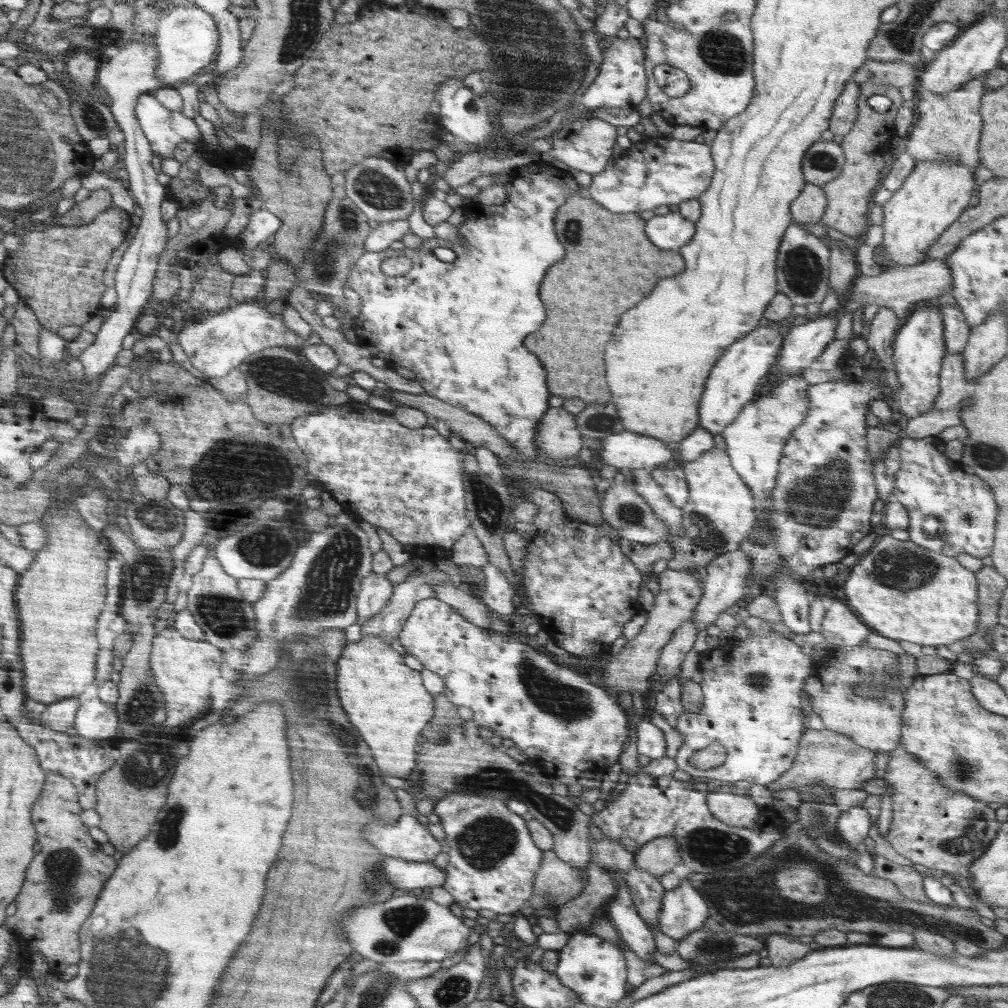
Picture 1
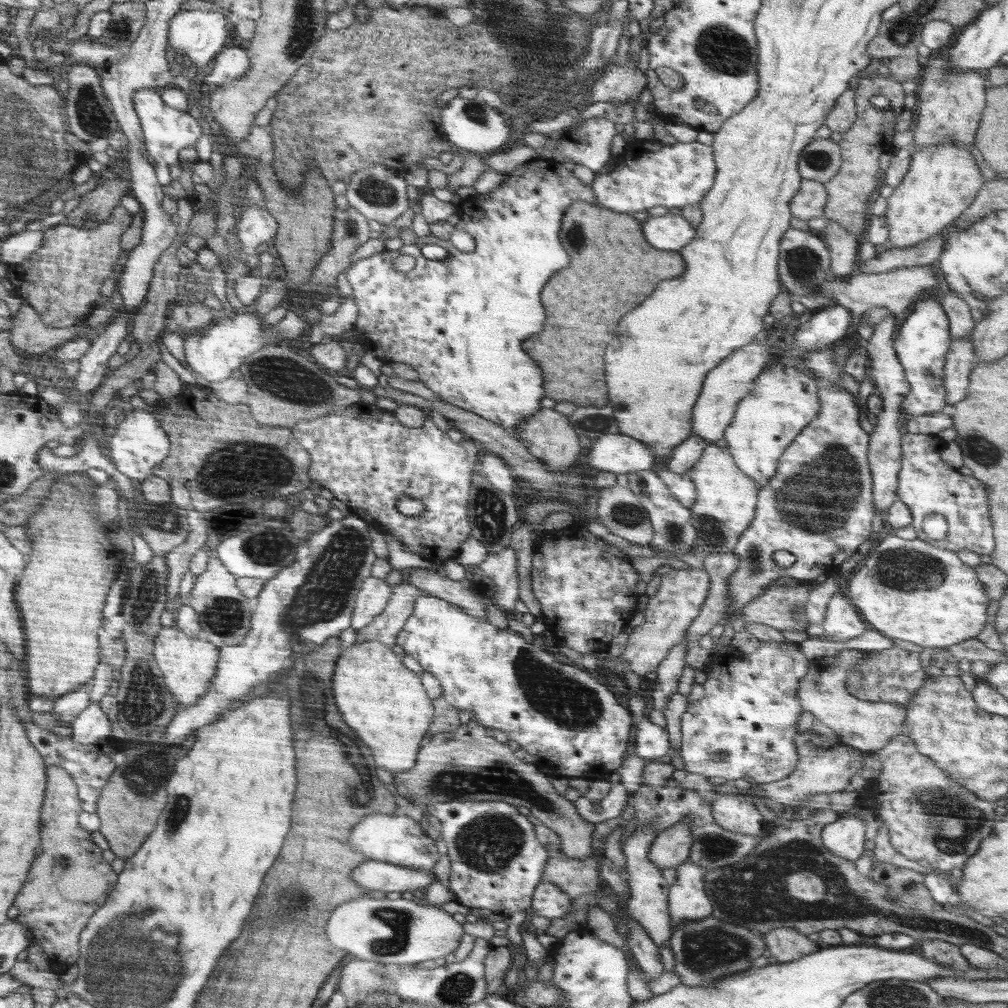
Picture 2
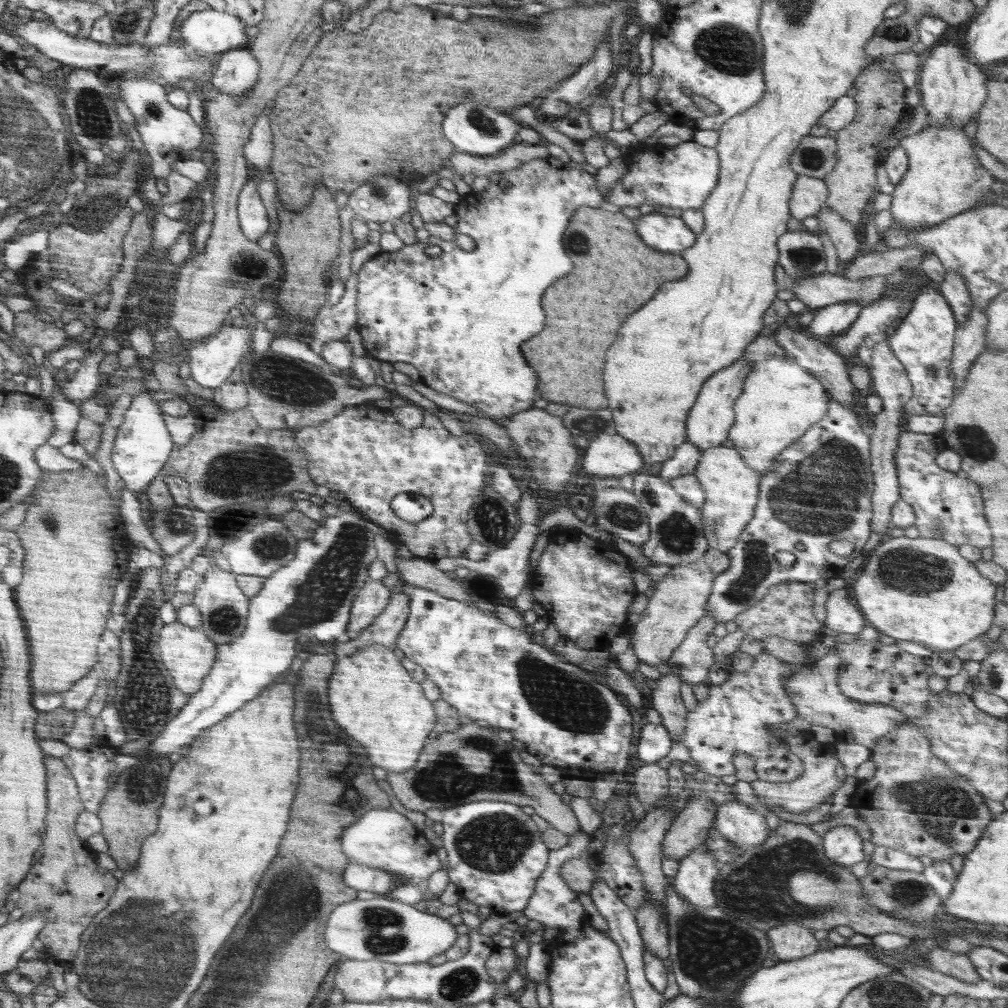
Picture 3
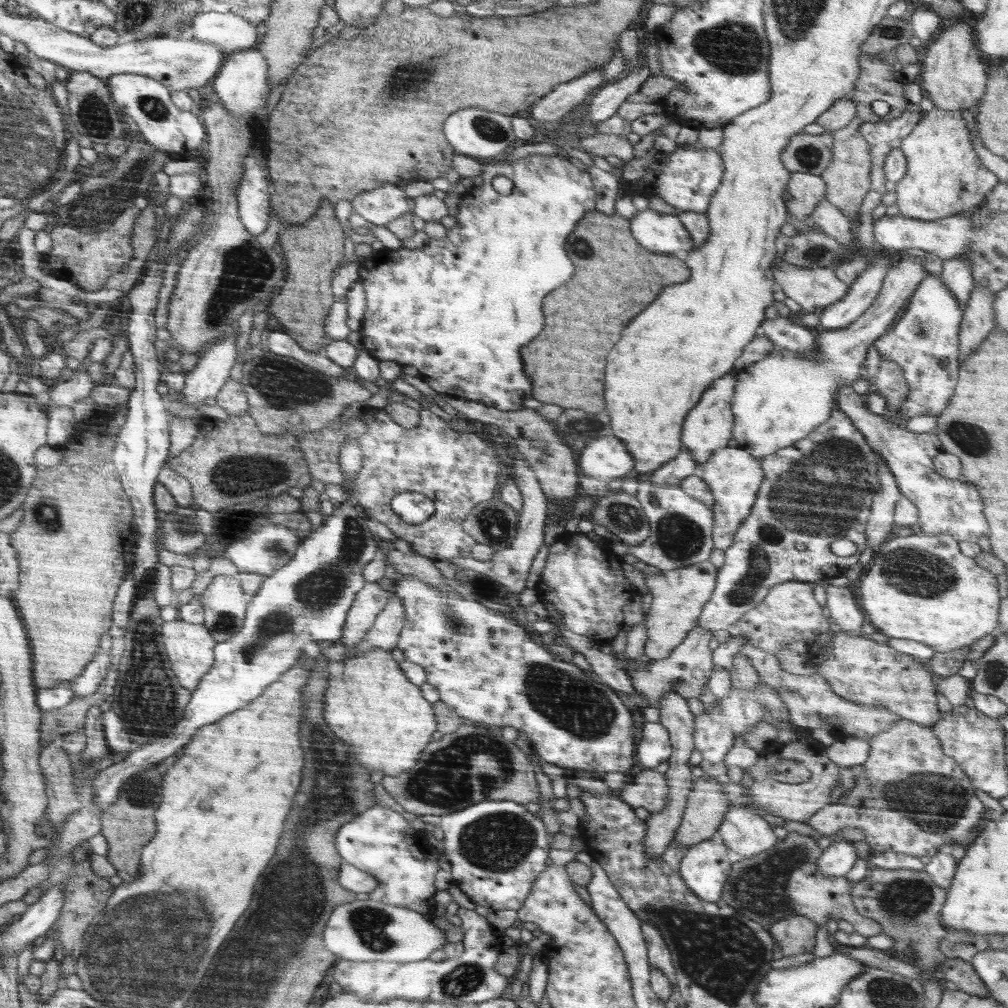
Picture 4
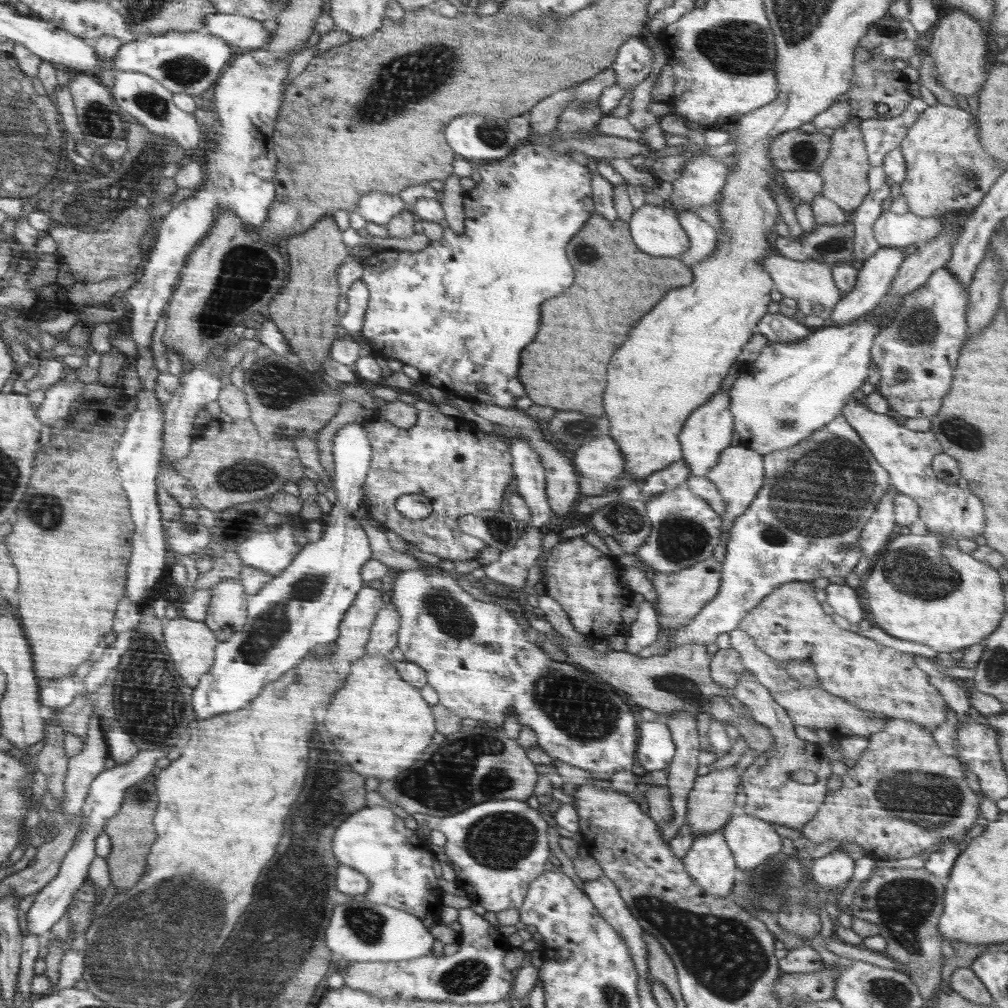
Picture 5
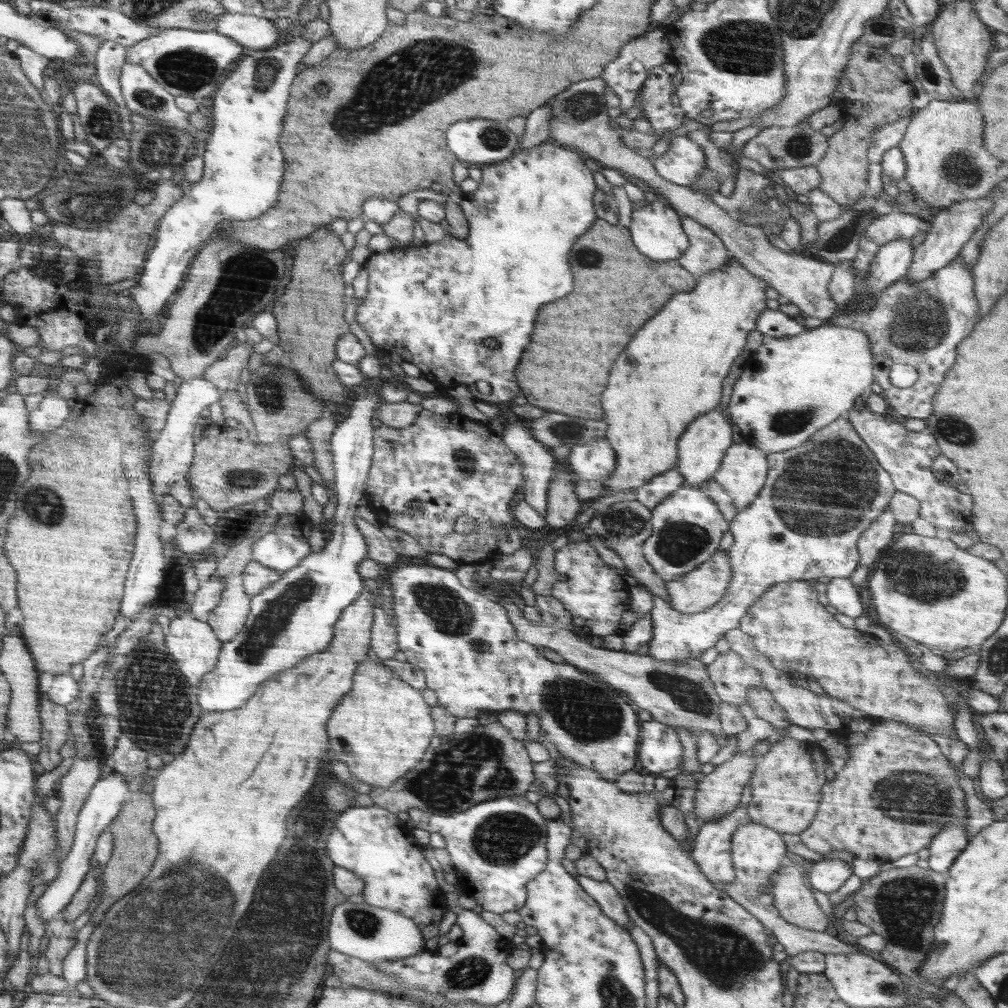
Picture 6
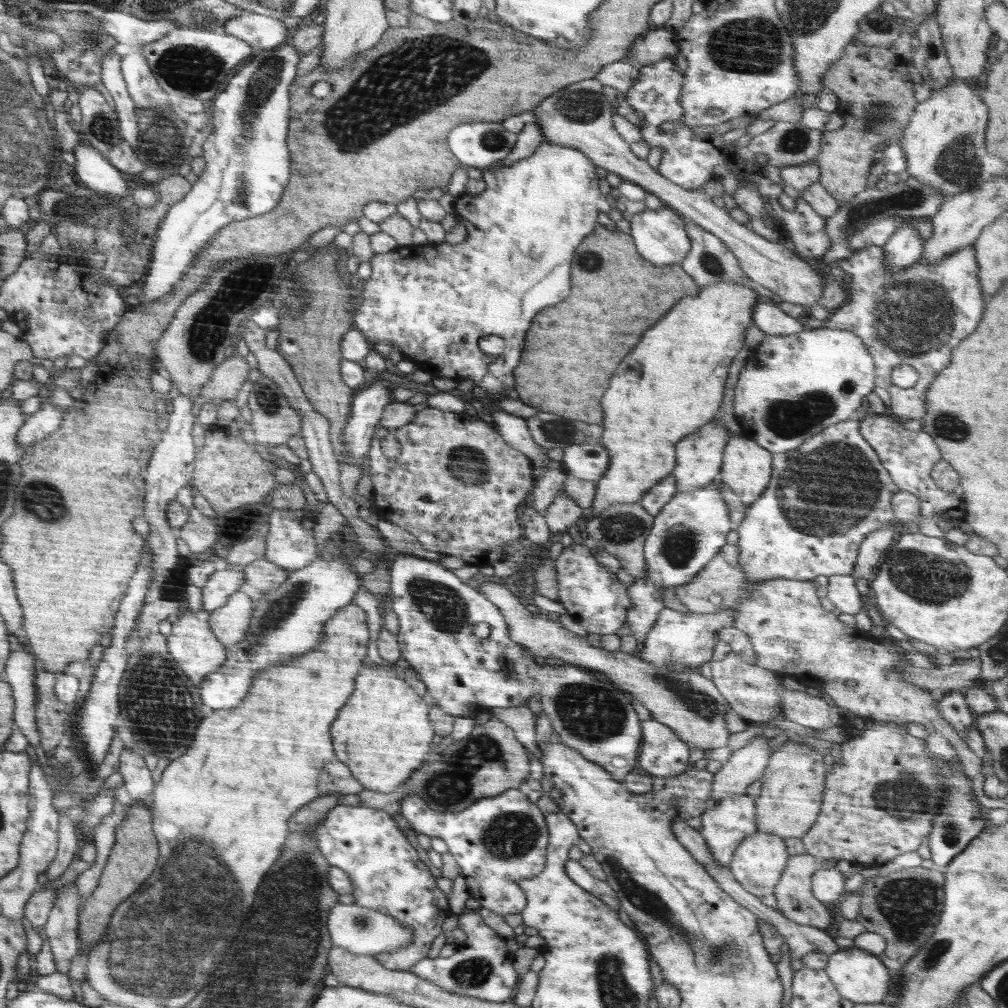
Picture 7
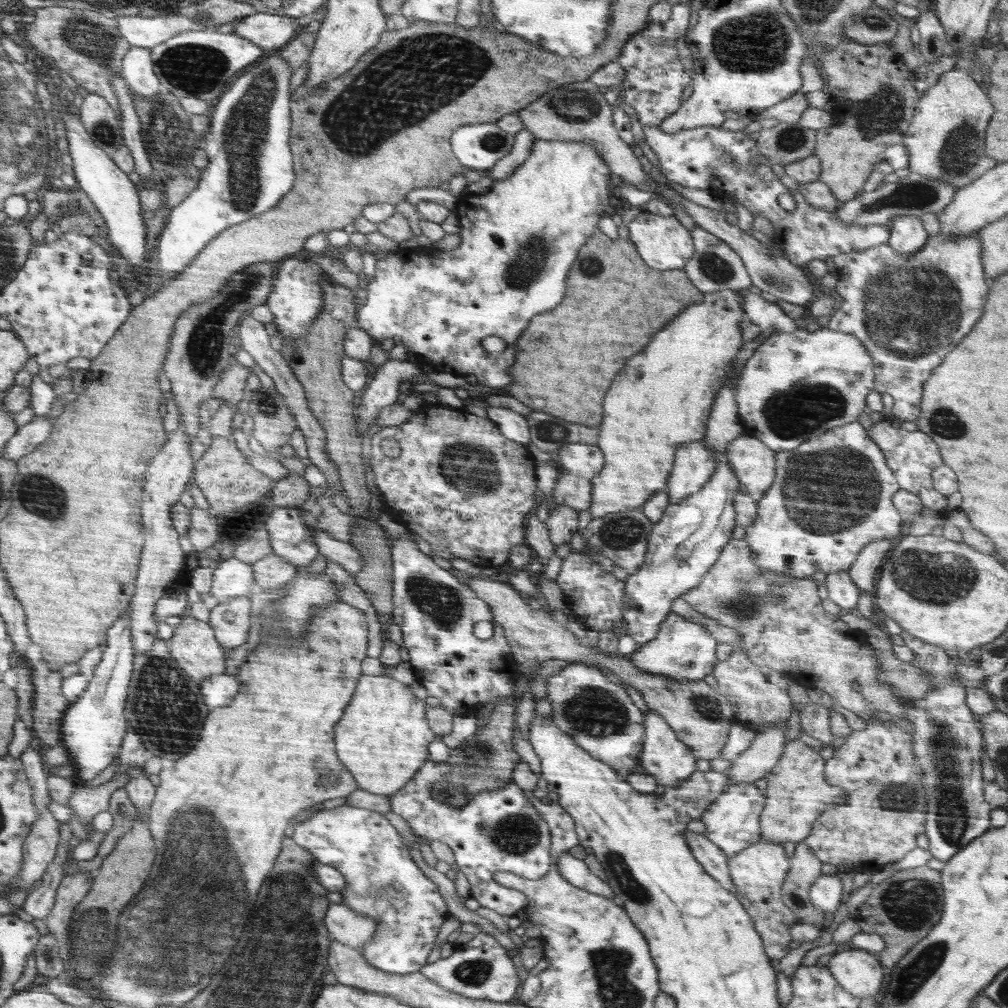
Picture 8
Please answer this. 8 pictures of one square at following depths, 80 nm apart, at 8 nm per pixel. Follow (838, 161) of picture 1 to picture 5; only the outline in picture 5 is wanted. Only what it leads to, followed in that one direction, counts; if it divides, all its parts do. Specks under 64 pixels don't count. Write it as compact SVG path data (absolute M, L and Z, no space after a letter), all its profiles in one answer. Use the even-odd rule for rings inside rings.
M796 129L779 135L768 150L768 157L775 170L817 172L830 154L831 138L821 130L808 133Z

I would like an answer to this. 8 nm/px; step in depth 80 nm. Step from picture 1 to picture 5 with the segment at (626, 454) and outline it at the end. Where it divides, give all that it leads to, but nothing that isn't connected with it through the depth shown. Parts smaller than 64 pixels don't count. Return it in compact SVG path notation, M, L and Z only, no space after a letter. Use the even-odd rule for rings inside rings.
M608 436L594 438L575 450L573 464L580 476L596 478L608 484L613 478L620 477L625 460L619 446Z

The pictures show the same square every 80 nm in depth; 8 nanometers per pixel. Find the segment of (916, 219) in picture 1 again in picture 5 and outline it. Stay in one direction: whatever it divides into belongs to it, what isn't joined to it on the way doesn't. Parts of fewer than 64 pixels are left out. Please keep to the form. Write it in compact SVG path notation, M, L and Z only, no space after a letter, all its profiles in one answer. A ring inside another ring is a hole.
M936 104L927 107L908 129L899 150L907 164L905 179L899 184L908 202L908 212L920 218L940 218L960 210L974 210L1003 173L1003 163L984 151L974 118L962 108Z

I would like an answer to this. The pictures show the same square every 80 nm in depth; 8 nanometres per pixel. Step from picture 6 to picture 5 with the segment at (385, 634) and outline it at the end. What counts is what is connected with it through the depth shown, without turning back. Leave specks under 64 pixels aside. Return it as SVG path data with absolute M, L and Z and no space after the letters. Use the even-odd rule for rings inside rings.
M392 602L379 610L375 626L371 627L371 637L367 644L366 654L384 654L390 656L392 648L397 646L397 634L400 628L400 614Z

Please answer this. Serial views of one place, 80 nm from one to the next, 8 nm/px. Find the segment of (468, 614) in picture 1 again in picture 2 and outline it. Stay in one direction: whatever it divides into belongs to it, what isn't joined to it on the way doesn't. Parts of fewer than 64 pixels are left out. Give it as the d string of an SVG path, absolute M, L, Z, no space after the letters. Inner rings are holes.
M424 568L406 570L406 582L418 587L428 595L443 599L445 602L456 603L468 614L480 620L487 620L488 607L484 606L477 595L463 588L459 582L454 582L441 571L428 572Z

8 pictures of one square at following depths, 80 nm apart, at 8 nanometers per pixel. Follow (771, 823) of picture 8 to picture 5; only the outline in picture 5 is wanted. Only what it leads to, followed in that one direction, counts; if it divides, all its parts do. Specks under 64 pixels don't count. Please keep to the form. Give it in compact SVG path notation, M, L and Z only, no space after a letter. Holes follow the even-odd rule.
M747 670L734 687L734 698L749 708L751 716L756 722L767 726L775 737L772 750L758 754L754 763L745 768L741 774L740 785L744 787L746 802L745 814L755 816L772 824L780 824L802 831L803 826L814 818L818 809L824 802L826 793L829 791L828 778L832 774L828 757L825 756L823 743L800 740L795 732L795 725L787 712L774 703L770 692ZM797 770L807 770L816 775L816 782L801 783L791 777Z

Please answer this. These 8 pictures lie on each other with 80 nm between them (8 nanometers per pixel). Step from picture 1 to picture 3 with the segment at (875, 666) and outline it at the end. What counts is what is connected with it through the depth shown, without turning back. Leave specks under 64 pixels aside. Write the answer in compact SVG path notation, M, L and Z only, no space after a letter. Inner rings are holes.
M834 652L823 656L821 659L811 661L802 669L794 673L791 677L783 680L783 685L792 699L792 705L795 706L796 716L810 722L812 725L825 726L834 730L840 736L845 736L847 742L861 744L869 749L876 746L881 738L897 726L905 723L907 716L897 708L888 705L880 705L879 703L862 703L848 698L848 696L840 693L837 683L837 668L843 665L842 659Z

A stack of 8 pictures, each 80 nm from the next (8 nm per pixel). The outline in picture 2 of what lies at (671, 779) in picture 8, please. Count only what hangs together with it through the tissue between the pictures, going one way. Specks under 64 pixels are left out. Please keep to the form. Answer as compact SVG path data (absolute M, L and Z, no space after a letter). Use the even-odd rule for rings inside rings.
M630 707L632 720L637 724L636 756L644 760L661 760L668 757L671 744L666 728L652 724L643 713L643 707Z

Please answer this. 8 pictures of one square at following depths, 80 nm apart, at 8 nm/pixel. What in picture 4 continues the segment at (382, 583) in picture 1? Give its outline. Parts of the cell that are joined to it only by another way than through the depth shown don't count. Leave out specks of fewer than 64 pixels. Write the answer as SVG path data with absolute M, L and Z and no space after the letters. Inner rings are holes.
M366 582L347 614L347 624L339 642L347 648L355 648L363 641L364 635L368 634L376 618L386 608L390 595L391 591L384 590L380 584Z

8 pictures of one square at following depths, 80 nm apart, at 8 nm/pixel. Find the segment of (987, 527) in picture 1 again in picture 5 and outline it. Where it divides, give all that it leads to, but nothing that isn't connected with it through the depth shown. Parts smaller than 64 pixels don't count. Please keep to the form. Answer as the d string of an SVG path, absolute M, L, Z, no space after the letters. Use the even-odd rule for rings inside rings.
M851 397L841 414L860 435L875 461L889 474L891 485L895 486L899 493L910 496L918 503L919 518L930 533L948 534L953 539L972 539L982 534L982 502L968 490L958 488L959 485L937 479L931 469L934 455L943 452L942 445L935 439L932 429L924 432L908 430L904 425L897 424L892 417L872 412L864 403L864 400L856 401Z

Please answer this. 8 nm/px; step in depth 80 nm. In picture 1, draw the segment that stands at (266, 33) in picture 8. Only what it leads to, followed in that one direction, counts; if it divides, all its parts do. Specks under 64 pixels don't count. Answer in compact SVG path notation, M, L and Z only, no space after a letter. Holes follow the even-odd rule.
M138 5L134 22L136 32L133 40L154 39L157 44L158 66L156 78L160 79L163 87L174 87L176 82L181 84L194 78L198 70L212 62L214 54L219 50L219 27L215 17L198 6L172 6L158 10L151 5Z

